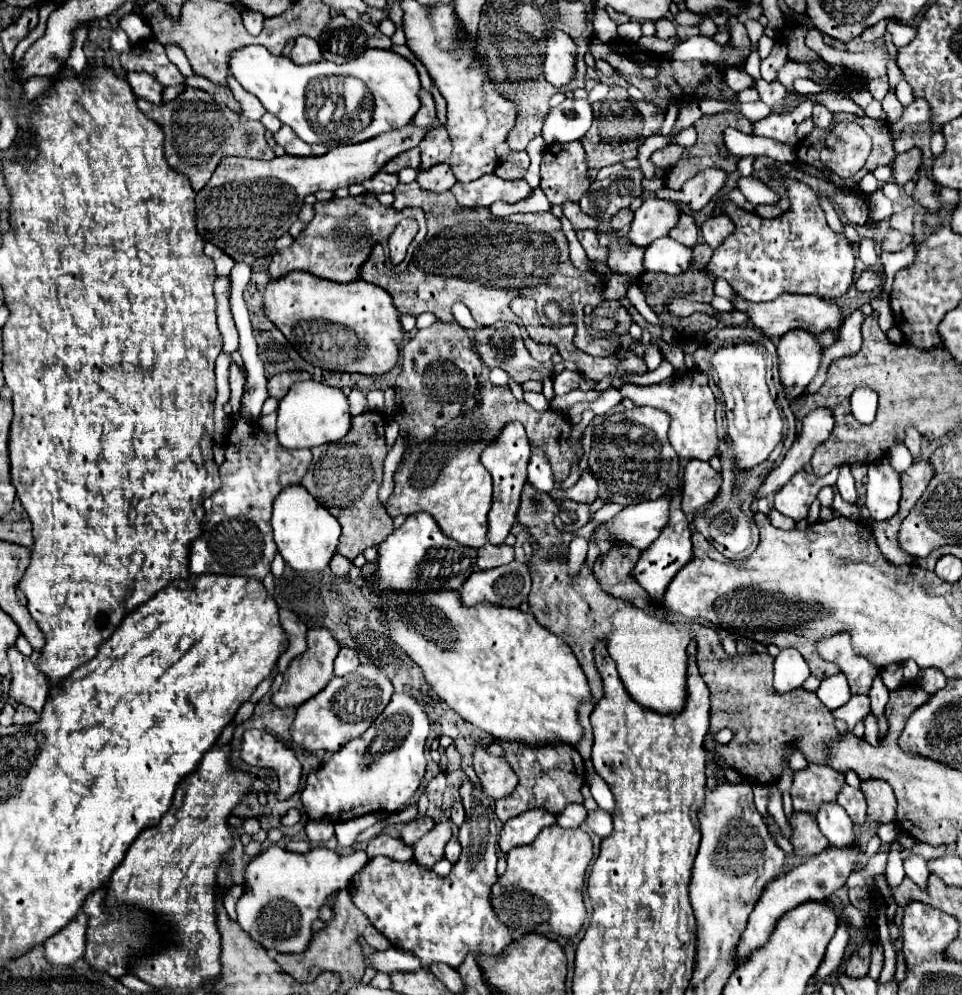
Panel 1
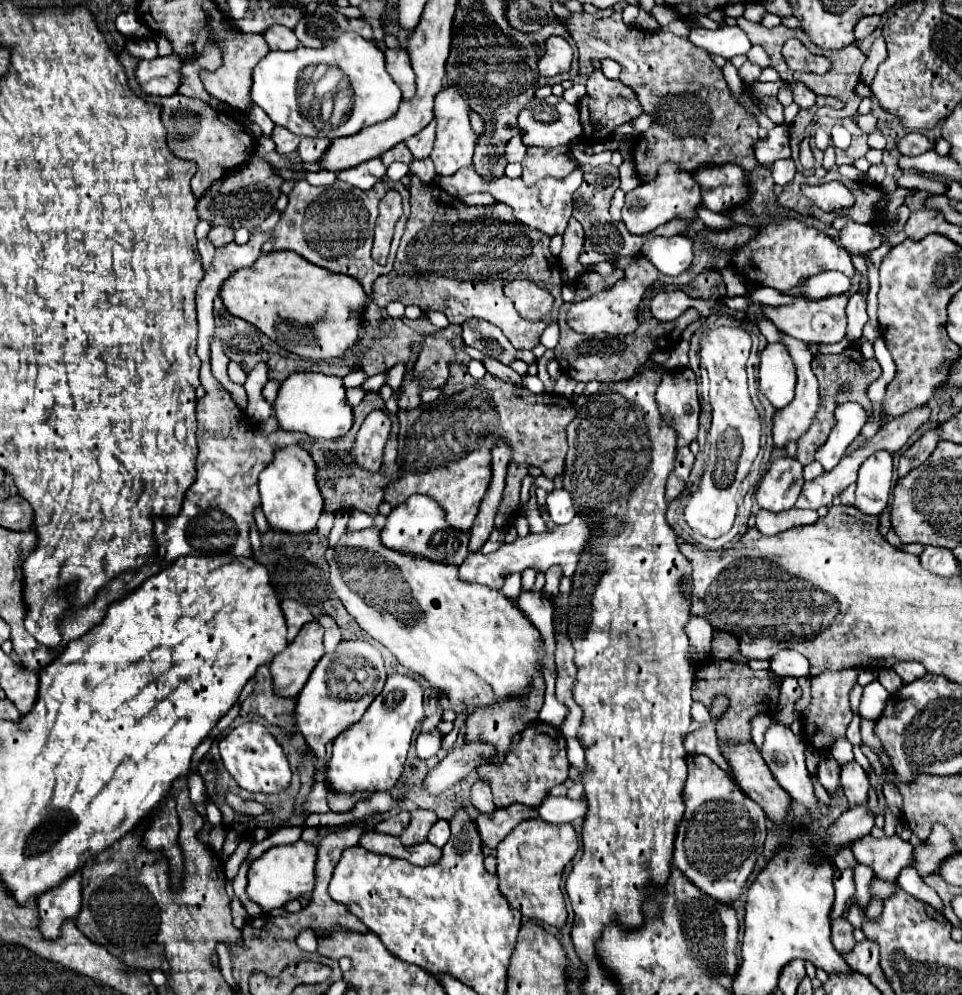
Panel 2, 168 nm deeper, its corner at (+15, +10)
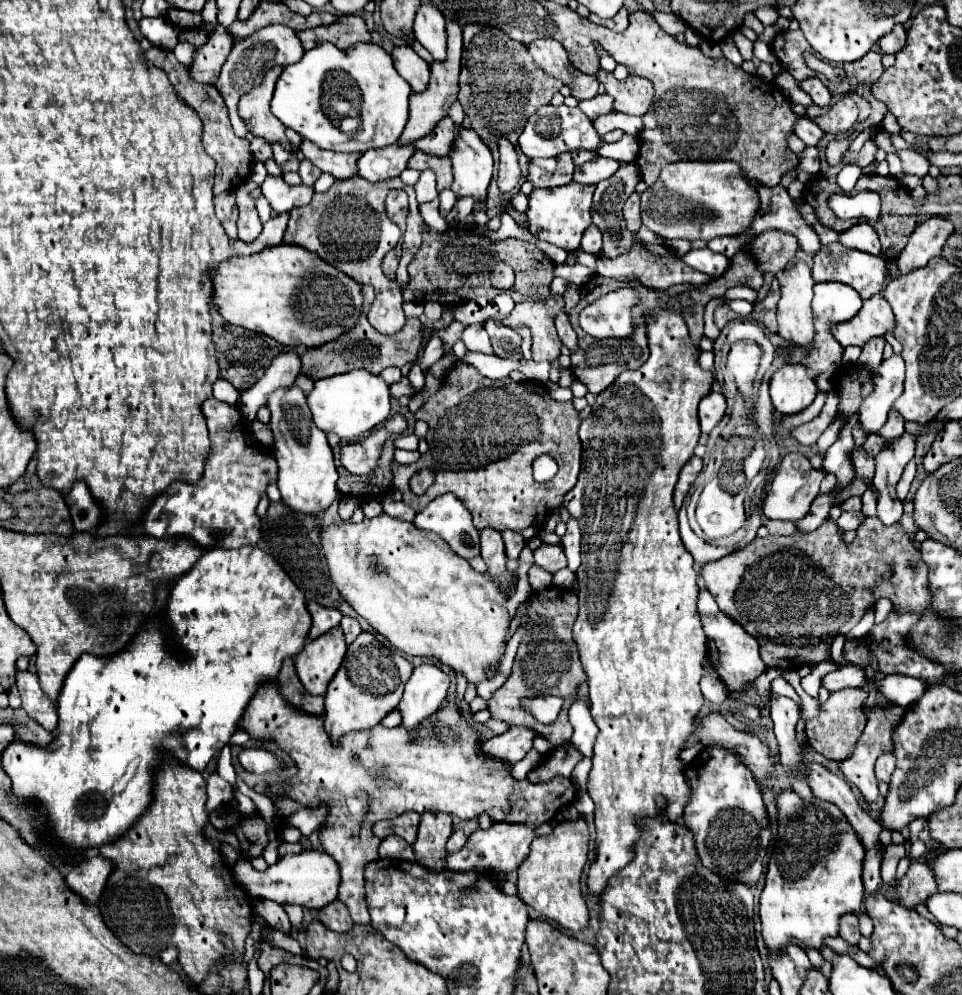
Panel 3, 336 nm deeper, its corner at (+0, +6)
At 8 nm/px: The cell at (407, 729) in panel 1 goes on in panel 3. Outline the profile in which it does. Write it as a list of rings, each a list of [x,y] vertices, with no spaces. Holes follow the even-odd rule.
[[[422,663],[414,667],[412,677],[404,689],[404,697],[398,705],[398,711],[402,713],[402,725],[414,731],[420,721],[430,717],[442,705],[448,687],[450,677],[438,665]]]

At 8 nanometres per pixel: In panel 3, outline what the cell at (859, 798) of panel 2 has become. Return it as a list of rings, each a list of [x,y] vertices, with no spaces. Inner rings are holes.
[[[886,705],[886,707],[874,707],[868,713],[868,723],[866,729],[862,733],[862,737],[858,739],[852,755],[848,755],[844,761],[838,761],[838,769],[842,771],[844,779],[852,785],[858,787],[858,791],[862,793],[862,797],[866,801],[876,801],[878,799],[878,779],[874,779],[874,761],[876,757],[882,753],[882,745],[892,745],[892,729],[896,725],[900,725],[904,717],[904,709],[894,707],[894,705]]]

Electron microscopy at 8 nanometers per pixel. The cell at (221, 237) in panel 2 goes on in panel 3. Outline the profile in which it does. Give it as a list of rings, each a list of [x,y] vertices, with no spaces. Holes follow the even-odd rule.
[[[242,183],[240,187],[236,187],[236,201],[238,201],[238,209],[240,209],[240,217],[238,217],[238,239],[244,243],[252,243],[260,231],[262,231],[262,221],[258,217],[258,211],[254,207],[254,201],[250,199],[250,183]]]

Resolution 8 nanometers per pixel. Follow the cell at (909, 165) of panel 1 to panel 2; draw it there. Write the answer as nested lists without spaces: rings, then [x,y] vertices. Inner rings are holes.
[[[907,133],[905,137],[897,139],[897,151],[907,157],[917,157],[929,149],[933,149],[933,143],[921,133]]]

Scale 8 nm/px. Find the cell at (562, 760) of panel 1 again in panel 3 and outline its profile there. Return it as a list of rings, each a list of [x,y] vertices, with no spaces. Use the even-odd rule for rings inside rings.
[[[562,745],[554,749],[550,755],[544,757],[544,761],[528,773],[528,779],[532,783],[544,783],[550,781],[552,777],[570,777],[574,765],[582,759],[582,753],[576,751],[572,745]]]

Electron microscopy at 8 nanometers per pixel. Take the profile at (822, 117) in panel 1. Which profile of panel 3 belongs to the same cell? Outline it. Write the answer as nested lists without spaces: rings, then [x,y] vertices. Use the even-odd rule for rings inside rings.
[[[810,77],[810,79],[802,81],[802,83],[800,83],[800,87],[802,87],[810,97],[812,97],[812,101],[814,101],[816,105],[820,105],[820,107],[828,107],[828,105],[830,105],[832,95],[830,95],[828,87],[826,87],[820,79]]]

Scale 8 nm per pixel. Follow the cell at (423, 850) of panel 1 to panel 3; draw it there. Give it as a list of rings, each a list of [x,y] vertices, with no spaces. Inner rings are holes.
[[[424,813],[420,819],[418,839],[414,843],[414,855],[416,863],[424,865],[430,871],[442,871],[444,869],[444,857],[446,841],[452,835],[454,825],[452,817],[446,813]]]

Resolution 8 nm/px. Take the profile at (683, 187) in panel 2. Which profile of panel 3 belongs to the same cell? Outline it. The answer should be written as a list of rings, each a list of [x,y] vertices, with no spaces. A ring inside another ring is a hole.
[[[678,161],[668,163],[652,187],[642,193],[642,223],[664,239],[710,241],[744,233],[760,211],[756,185],[746,179],[736,161]]]

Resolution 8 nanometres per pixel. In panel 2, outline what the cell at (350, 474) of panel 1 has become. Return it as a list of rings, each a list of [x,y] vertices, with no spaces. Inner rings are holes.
[[[367,393],[363,397],[363,401],[353,409],[353,417],[355,417],[355,423],[353,423],[353,429],[345,435],[345,437],[337,437],[337,439],[315,439],[315,441],[305,441],[301,443],[303,449],[307,449],[317,465],[317,485],[319,485],[319,491],[321,491],[321,497],[323,497],[323,513],[337,513],[337,511],[363,511],[367,513],[369,517],[375,517],[377,515],[377,507],[381,505],[381,499],[383,499],[383,491],[381,487],[391,481],[391,477],[395,479],[397,477],[397,461],[395,461],[395,449],[397,449],[397,439],[395,439],[395,431],[393,435],[389,437],[389,443],[385,447],[385,463],[383,463],[383,469],[381,473],[371,473],[363,467],[359,467],[355,463],[355,459],[351,457],[349,449],[353,447],[355,443],[355,433],[361,425],[361,421],[365,419],[367,413],[375,411],[375,409],[385,409],[385,403],[381,399],[379,393]]]

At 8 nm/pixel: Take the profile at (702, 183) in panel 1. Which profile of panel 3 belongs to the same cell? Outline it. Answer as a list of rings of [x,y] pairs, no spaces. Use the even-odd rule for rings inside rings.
[[[760,185],[758,195],[762,201],[762,211],[754,217],[750,229],[744,235],[748,233],[760,235],[770,229],[780,229],[796,235],[800,249],[810,257],[814,257],[814,253],[822,249],[816,231],[800,215],[802,199],[792,199],[782,185],[776,185],[774,189]]]

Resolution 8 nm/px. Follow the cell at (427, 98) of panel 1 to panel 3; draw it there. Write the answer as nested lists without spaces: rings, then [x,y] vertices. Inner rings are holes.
[[[396,45],[392,49],[392,61],[396,71],[406,79],[412,91],[420,93],[428,87],[430,67],[410,45]]]

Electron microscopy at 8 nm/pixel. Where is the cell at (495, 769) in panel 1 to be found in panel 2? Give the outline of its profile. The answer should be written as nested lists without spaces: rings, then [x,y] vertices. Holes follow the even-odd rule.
[[[535,677],[533,681],[533,689],[527,697],[527,709],[517,703],[517,701],[503,701],[503,703],[495,703],[491,707],[479,707],[475,709],[469,717],[467,717],[467,731],[465,731],[465,743],[487,743],[487,745],[493,745],[495,747],[495,755],[487,759],[489,765],[501,765],[501,761],[505,761],[505,753],[509,751],[509,743],[511,743],[511,737],[517,735],[523,725],[527,721],[537,721],[537,715],[539,715],[539,709],[541,709],[541,703],[543,703],[543,691],[545,691],[545,683],[541,677]]]

